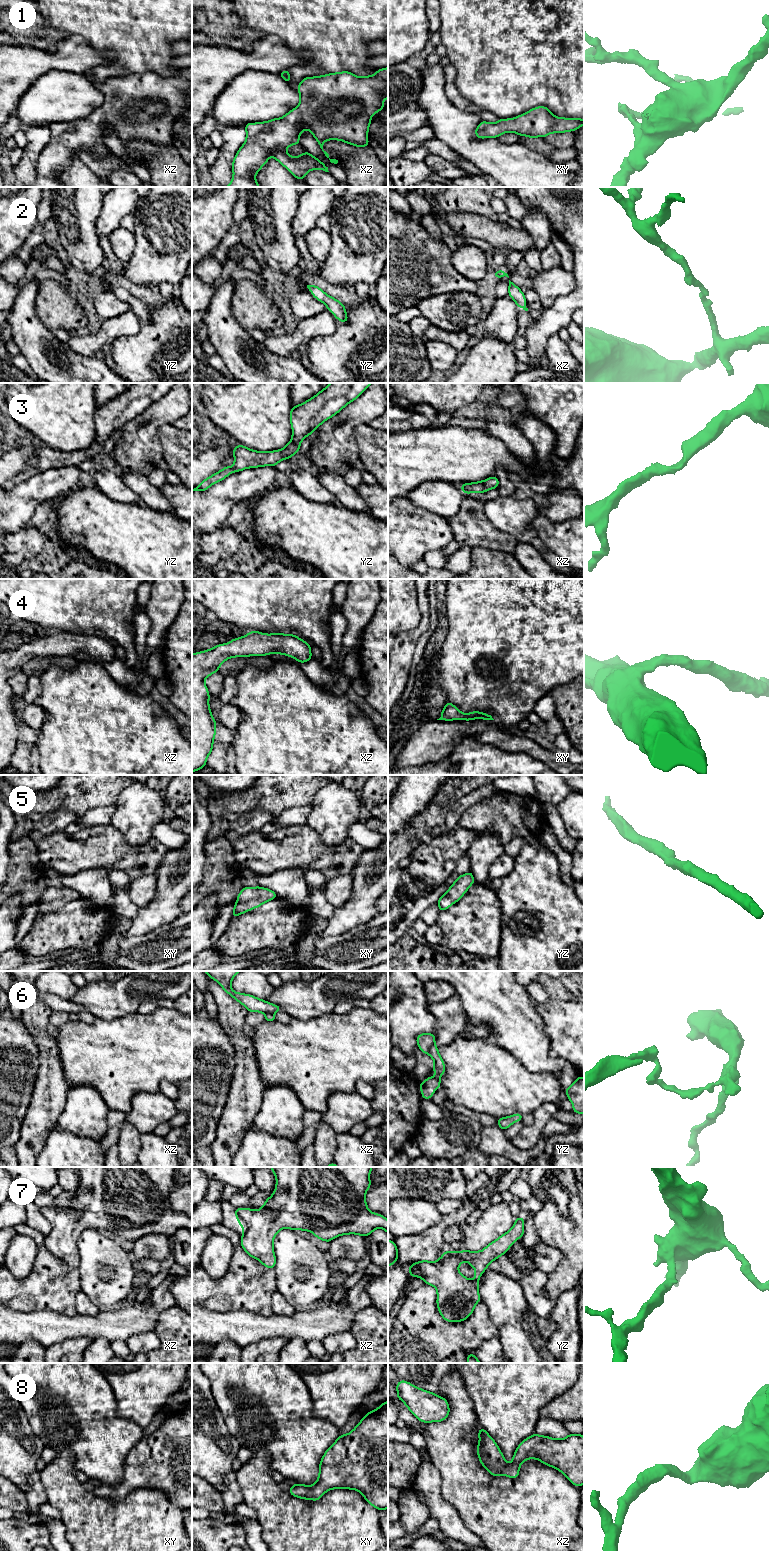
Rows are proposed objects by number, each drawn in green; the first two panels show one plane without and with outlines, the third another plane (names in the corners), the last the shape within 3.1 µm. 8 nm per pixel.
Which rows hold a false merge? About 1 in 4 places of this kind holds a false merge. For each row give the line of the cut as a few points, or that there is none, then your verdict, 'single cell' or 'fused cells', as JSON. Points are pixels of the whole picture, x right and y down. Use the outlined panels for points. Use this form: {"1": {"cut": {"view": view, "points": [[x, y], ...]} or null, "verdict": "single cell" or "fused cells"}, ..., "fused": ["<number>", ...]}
{"1": {"cut": null, "verdict": "single cell"}, "2": {"cut": null, "verdict": "single cell"}, "3": {"cut": null, "verdict": "single cell"}, "4": {"cut": null, "verdict": "single cell"}, "5": {"cut": null, "verdict": "single cell"}, "6": {"cut": {"view": "yz", "points": [[434, 1043], [428, 1053]]}, "verdict": "fused cells"}, "7": {"cut": null, "verdict": "single cell"}, "8": {"cut": null, "verdict": "single cell"}, "fused": ["6"]}

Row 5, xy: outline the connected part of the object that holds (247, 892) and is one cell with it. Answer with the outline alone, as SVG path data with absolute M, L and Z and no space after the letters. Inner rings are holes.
M261 886L244 887L237 895L238 900L234 905L232 918L276 899L276 897L276 893L268 888L262 888Z

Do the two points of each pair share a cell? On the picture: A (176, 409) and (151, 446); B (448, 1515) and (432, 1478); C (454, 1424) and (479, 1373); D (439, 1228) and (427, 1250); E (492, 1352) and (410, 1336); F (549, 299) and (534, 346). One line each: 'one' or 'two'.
A: one
B: one
C: two
D: one
E: two
F: two

